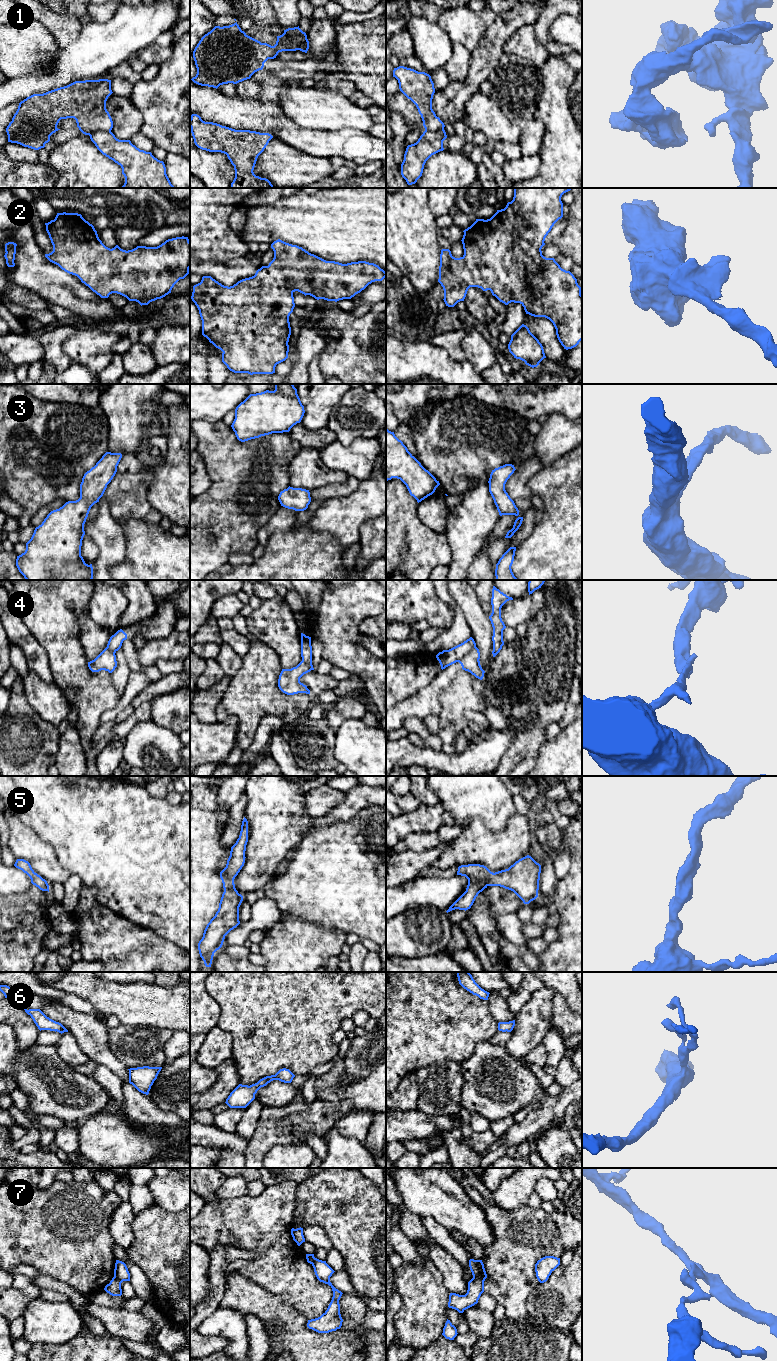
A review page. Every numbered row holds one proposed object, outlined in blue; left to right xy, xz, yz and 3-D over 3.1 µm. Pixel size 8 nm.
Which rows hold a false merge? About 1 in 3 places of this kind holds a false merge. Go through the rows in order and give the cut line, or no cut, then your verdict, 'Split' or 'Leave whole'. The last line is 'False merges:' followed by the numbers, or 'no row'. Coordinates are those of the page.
1: Split along xz (283, 33), (292, 37), (306, 38). Split
2: No split. Leave whole
3: No split. Leave whole
4: Split along yz (475, 646), (458, 661). Split
5: No split. Leave whole
6: No split. Leave whole
7: Split along yz (473, 1276), (477, 1276), (483, 1282). Split
False merges: 1, 4, 7

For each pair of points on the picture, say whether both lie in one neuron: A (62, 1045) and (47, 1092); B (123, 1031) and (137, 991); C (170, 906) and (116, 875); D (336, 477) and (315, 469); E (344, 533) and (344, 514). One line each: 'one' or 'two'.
A: two
B: two
C: one
D: one
E: one

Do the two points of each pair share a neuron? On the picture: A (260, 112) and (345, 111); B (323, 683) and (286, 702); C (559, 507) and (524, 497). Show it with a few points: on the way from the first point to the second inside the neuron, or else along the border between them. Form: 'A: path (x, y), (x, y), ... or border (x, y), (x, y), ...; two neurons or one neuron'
A: border (278, 102), (282, 110), (303, 127); two neurons
B: border (310, 693), (314, 699); two neurons
C: border (539, 471), (528, 481), (528, 487), (532, 493); two neurons

